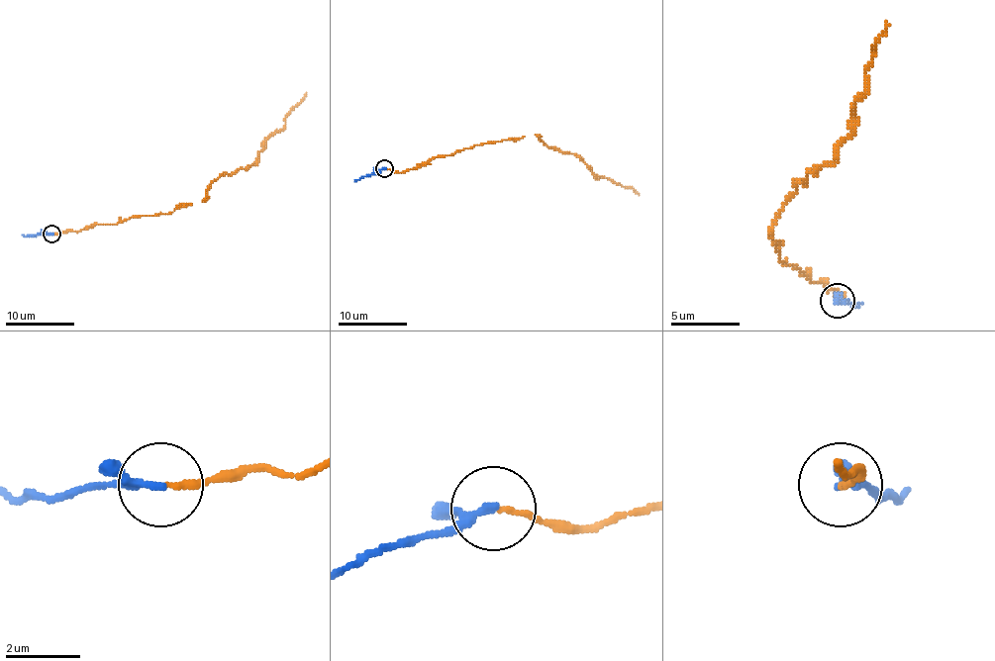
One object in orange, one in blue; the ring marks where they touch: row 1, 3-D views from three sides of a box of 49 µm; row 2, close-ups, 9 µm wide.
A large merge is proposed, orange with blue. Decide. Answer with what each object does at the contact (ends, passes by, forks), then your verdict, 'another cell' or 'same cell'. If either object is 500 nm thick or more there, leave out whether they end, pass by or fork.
orange ends there; blue passes by; another cell

